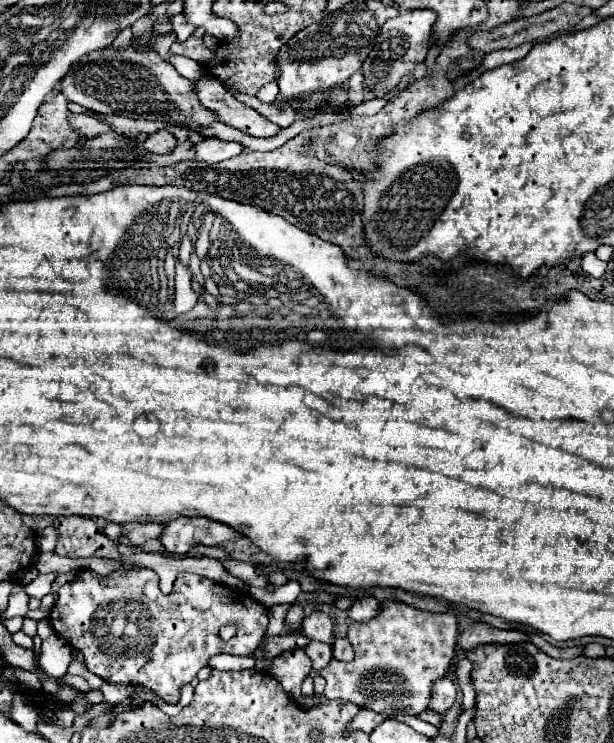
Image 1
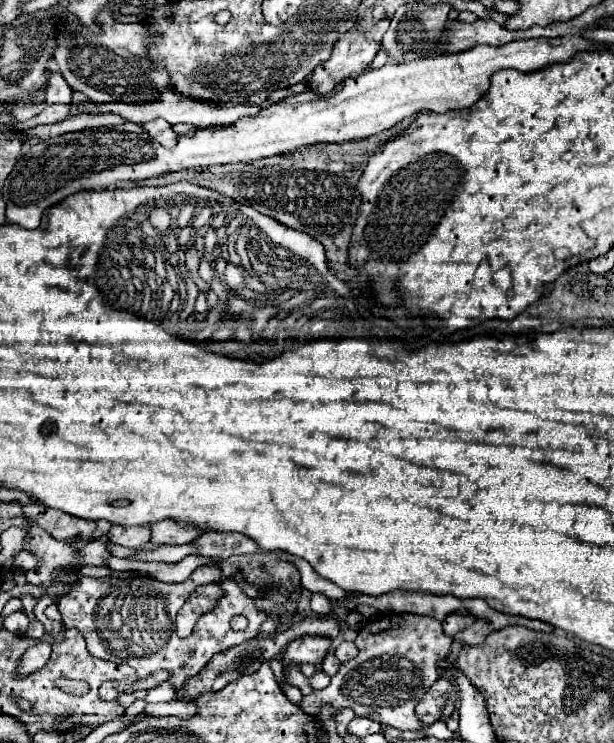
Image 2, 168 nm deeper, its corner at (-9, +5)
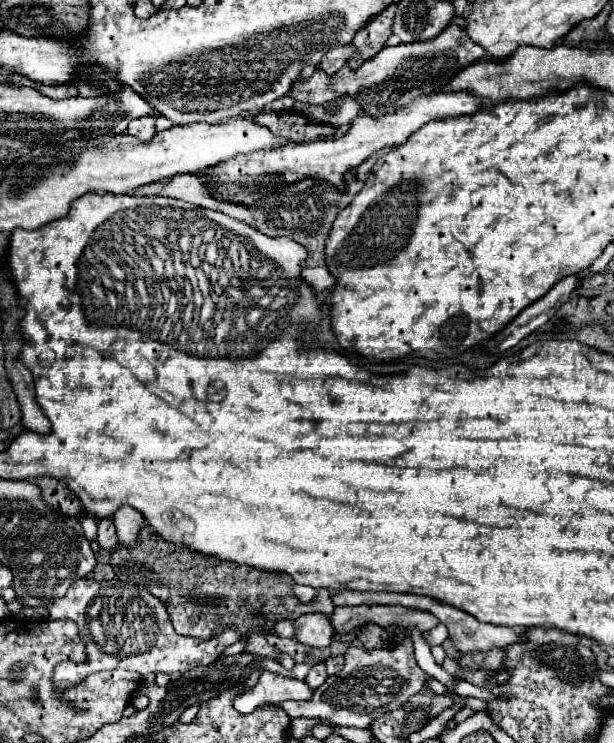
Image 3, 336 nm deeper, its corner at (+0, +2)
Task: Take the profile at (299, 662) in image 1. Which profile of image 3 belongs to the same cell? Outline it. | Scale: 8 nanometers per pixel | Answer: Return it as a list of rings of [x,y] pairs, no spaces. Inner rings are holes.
[[[307,613],[295,621],[295,639],[307,647],[325,649],[333,641],[333,629],[327,615]]]

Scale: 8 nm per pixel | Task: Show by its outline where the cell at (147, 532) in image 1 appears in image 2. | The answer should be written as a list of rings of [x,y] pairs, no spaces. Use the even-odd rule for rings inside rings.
[[[112,526],[108,532],[108,540],[112,544],[140,548],[150,540],[150,530],[146,526]]]

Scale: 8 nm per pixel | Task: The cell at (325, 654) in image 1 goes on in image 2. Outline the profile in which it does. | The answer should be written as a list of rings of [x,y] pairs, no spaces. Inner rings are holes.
[[[328,654],[322,662],[322,672],[328,676],[334,676],[338,672],[338,668],[340,668],[340,660],[334,654]]]

